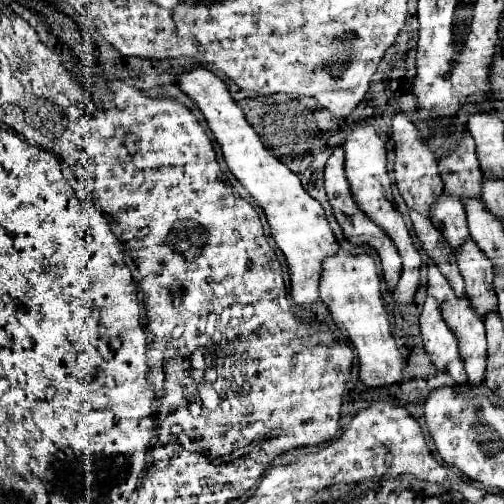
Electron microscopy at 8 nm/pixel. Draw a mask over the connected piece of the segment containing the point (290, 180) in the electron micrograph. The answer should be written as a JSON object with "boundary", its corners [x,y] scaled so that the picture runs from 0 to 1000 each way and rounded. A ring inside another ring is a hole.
{"boundary":[[[391,133],[375,145],[347,149],[343,161],[355,177],[375,188],[399,216],[415,256],[423,260],[431,284],[446,304],[454,339],[474,355],[474,363],[494,379],[494,387],[522,411],[530,442],[538,450],[538,470],[562,498],[577,546],[577,589],[597,609],[617,609],[633,593],[633,550],[641,542],[641,510],[665,506],[673,482],[645,435],[641,411],[621,395],[597,367],[593,351],[573,339],[550,312],[542,312],[518,284],[506,256],[490,244],[482,220],[466,204],[450,169],[419,141]]]}

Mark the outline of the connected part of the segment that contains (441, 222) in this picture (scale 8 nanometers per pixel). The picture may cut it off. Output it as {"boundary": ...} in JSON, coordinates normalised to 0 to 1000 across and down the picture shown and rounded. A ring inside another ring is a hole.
{"boundary":[[[875,387],[859,403],[855,442],[879,462],[879,470],[887,474],[887,482],[899,494],[899,506],[903,506],[903,494],[911,494],[911,486],[919,486],[919,478],[927,478],[927,470],[931,470],[923,415],[919,415],[915,399],[903,391]]]}

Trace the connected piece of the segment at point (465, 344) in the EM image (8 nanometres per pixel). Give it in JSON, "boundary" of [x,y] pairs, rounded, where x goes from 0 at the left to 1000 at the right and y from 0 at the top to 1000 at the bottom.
{"boundary":[[[851,526],[851,562],[847,562],[847,581],[863,593],[871,593],[871,609],[879,613],[879,633],[887,637],[887,645],[895,645],[907,677],[911,677],[911,704],[919,708],[923,720],[923,736],[927,736],[927,760],[931,764],[950,764],[958,756],[962,744],[962,716],[966,716],[966,681],[962,681],[962,645],[958,633],[946,629],[942,613],[935,609],[931,593],[919,589],[911,593],[895,565],[887,565],[887,554],[875,546],[875,538],[867,534],[867,526]]]}

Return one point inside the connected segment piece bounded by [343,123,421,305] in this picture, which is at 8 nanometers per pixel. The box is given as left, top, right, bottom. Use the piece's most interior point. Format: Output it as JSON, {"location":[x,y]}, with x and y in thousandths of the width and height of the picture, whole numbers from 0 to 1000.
{"location":[724,308]}

